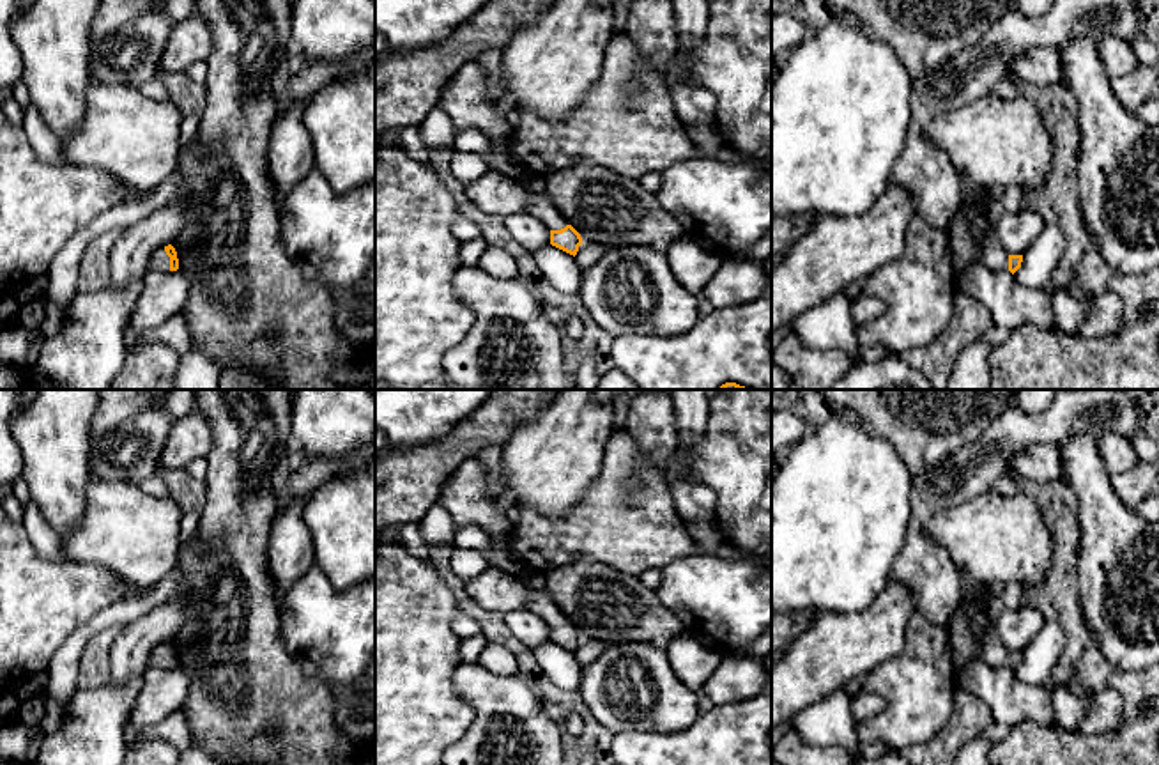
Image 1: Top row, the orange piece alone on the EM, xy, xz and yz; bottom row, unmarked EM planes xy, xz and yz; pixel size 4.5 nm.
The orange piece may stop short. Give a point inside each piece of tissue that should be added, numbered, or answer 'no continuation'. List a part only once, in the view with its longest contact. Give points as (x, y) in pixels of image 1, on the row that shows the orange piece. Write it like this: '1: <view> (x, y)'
1: xy (160, 261)

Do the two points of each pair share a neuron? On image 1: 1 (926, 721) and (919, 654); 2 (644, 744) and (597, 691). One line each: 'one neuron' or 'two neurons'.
1: one neuron
2: two neurons

